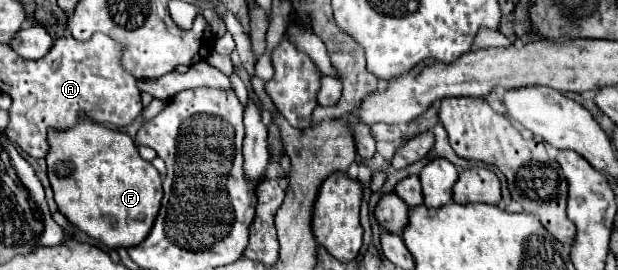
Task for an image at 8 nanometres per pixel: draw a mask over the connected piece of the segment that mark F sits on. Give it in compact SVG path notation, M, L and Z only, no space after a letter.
M88 117L64 131L50 129L48 139L48 179L60 213L110 249L142 243L160 211L162 177L150 161L138 155L134 141L126 133L108 129Z

